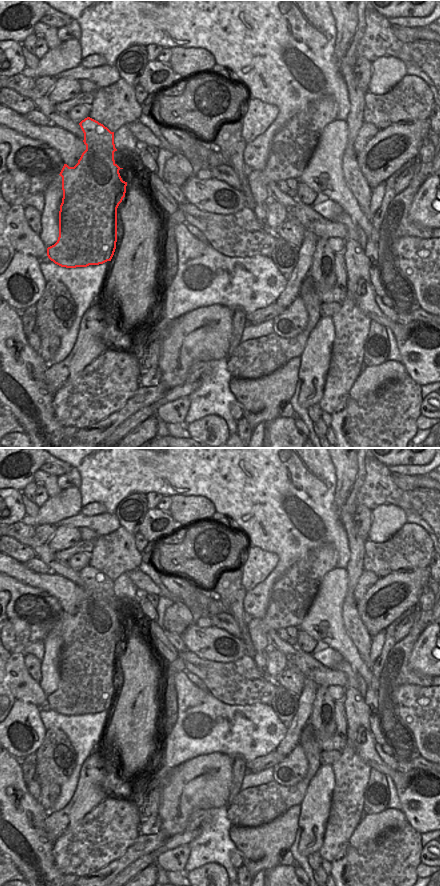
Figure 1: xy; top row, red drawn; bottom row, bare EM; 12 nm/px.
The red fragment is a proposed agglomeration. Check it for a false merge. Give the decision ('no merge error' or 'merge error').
merge error

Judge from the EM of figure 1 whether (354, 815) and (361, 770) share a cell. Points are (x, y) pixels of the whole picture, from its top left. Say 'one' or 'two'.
one

